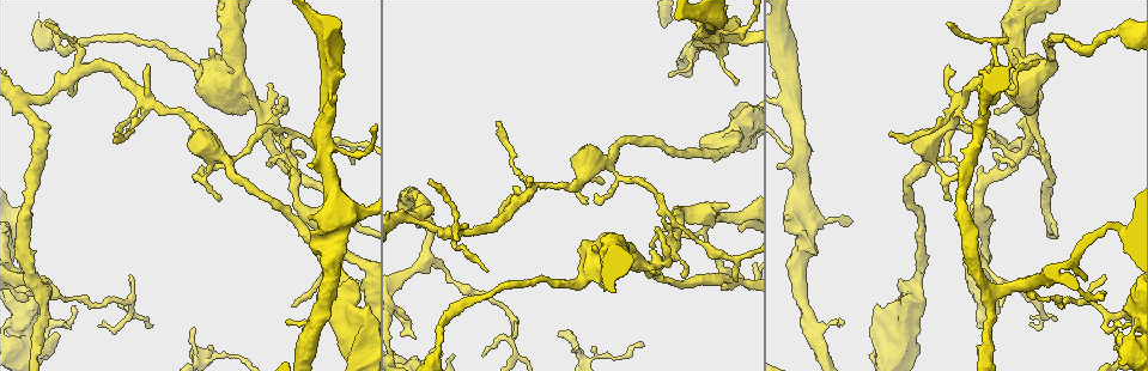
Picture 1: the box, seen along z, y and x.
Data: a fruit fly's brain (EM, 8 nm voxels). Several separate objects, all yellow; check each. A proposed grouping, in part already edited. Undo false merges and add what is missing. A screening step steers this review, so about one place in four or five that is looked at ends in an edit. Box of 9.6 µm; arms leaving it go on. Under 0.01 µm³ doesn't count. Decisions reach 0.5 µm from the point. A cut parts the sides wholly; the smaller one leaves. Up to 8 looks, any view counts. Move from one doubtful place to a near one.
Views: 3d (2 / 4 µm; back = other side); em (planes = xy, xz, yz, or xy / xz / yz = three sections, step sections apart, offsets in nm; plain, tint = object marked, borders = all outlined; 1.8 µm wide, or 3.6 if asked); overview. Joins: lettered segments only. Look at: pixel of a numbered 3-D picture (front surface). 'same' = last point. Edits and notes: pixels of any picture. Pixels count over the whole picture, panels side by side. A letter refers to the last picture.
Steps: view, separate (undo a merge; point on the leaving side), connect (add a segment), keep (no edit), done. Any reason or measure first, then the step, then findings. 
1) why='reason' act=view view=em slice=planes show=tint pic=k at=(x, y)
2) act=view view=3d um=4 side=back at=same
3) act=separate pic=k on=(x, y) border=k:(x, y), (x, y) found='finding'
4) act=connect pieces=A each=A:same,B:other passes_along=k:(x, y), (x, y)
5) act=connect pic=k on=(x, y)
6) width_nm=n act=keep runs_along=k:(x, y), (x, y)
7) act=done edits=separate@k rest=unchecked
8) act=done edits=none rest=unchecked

why='thick turns thin' act=view view=3d um=4 pic=1 at=(908, 307)

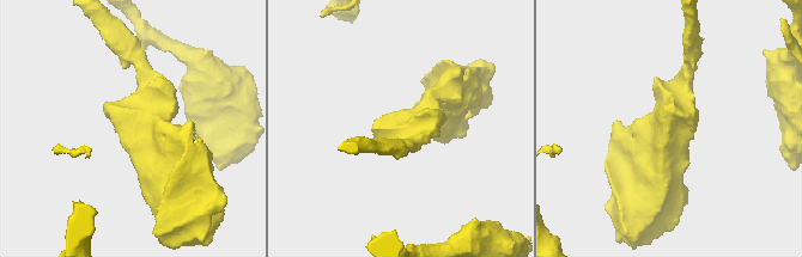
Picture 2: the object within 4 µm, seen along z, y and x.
why='need the tissue' act=view view=em slice=planes show=plain pic=2 at=(667, 127)

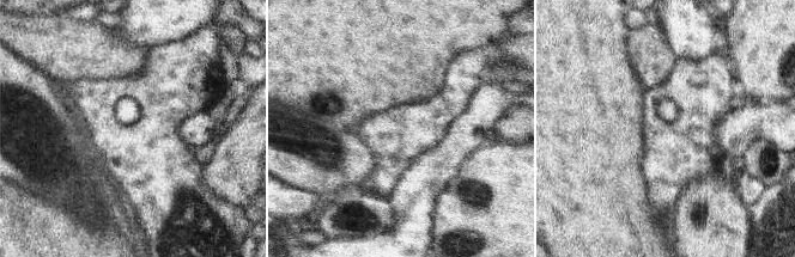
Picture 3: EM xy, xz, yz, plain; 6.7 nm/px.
act=view view=em slice=planes show=borders at=same

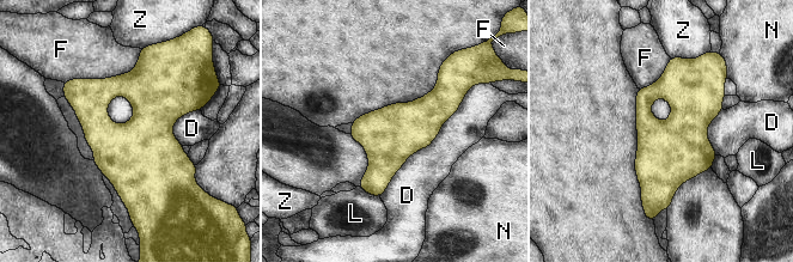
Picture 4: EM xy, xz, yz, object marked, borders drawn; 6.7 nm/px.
act=keep each=D:other,F:other,L:other,N:other,Z:other border=4:(468, 90), (379, 196) found='all the same cell'

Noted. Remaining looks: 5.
why='arms run side by side' act=view view=em um=3.6 slice=xz step=4 show=tint pic=1 at=(664, 209)

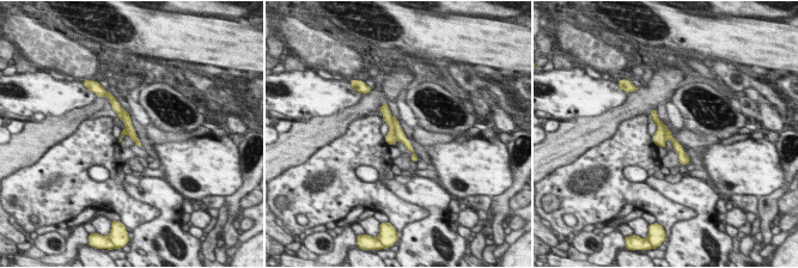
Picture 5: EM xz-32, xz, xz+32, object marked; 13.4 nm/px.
why='another direction' act=view view=em um=3.6 slice=planes show=tint at=same

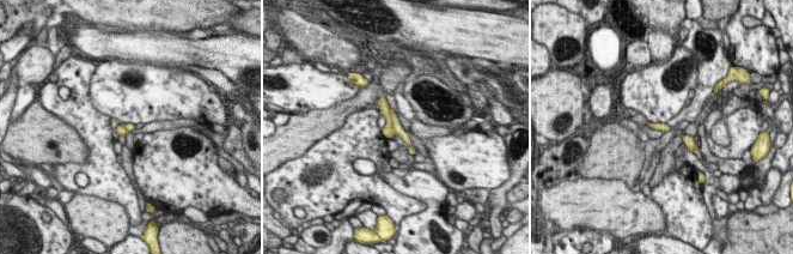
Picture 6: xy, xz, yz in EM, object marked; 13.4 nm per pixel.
act=view view=em um=3.6 slice=planes show=borders at=same

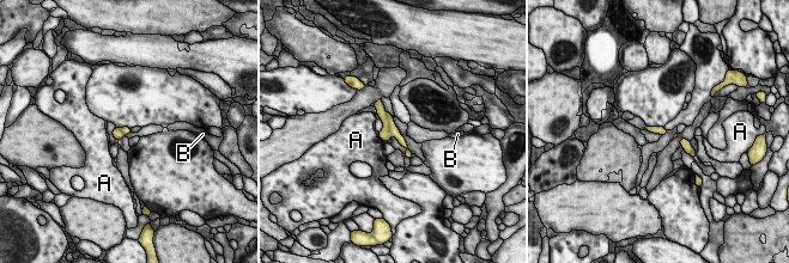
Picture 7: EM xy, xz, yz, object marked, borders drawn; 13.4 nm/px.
act=separate pic=7 on=(384, 134) each=A:other,B:other part_leaving=7:(378, 103), (387, 138) found='two cells meet here'

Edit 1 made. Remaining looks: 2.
why='calibre changes' act=view view=3d um=4 side=back pic=1 at=(581, 178)

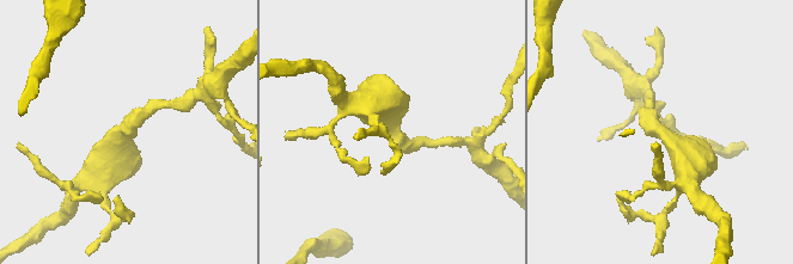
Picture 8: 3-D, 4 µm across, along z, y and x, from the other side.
arm_widths_nm=180,550 act=view view=em slice=planes show=borders pic=8 at=(662, 135)

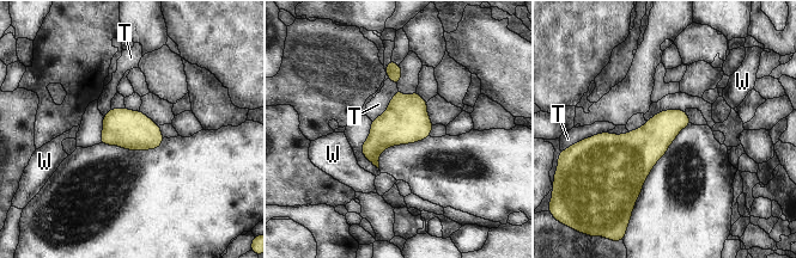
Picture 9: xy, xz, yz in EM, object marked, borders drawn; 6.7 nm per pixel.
width_nm=260 act=keep each=T:other,W:other border=9:(398, 88), (389, 105), (371, 121) found='all the same cell'

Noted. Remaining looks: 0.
act=done edits=separate@7 rest=unchecked

